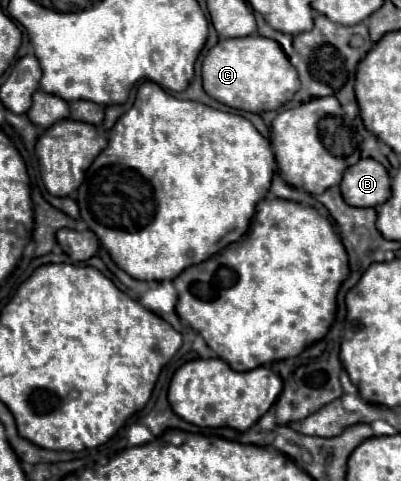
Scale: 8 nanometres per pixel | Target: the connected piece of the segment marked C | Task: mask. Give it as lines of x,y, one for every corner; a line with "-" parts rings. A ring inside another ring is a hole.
261,35
219,39
219,43
203,59
201,73
203,89
209,97
227,107
251,113
275,111
283,103
287,103
299,89
299,75
295,67
291,67
281,45

